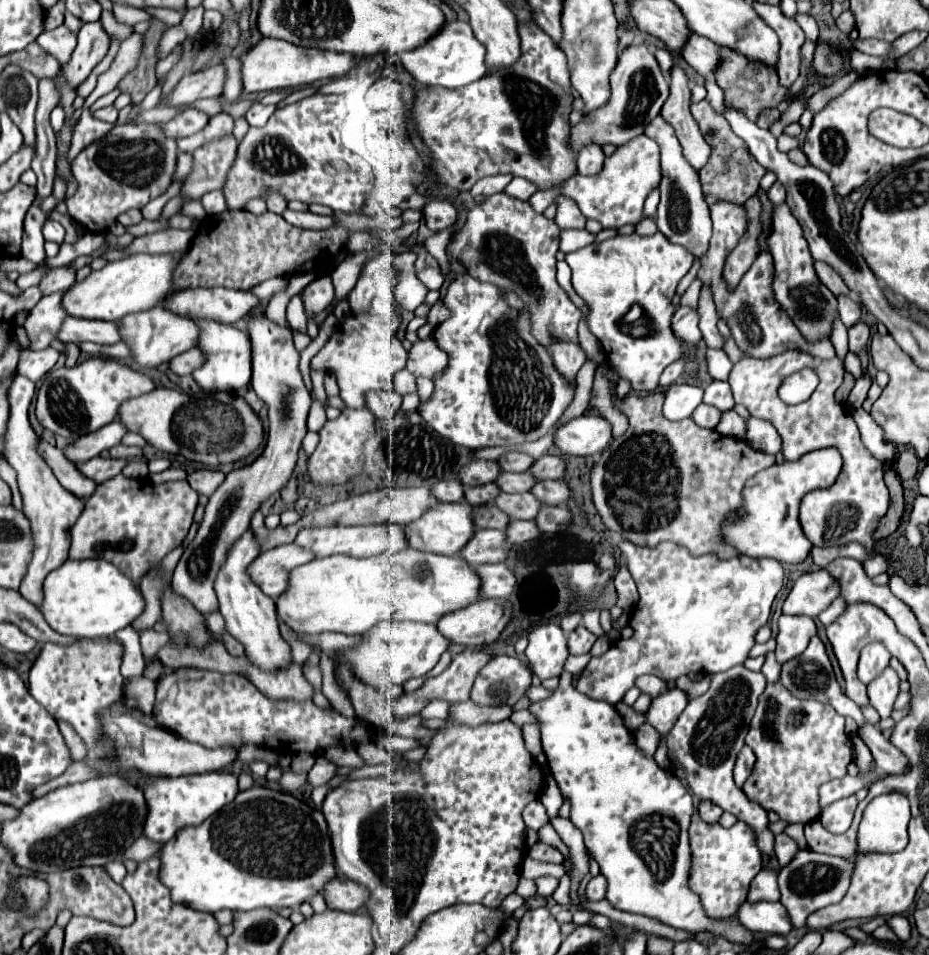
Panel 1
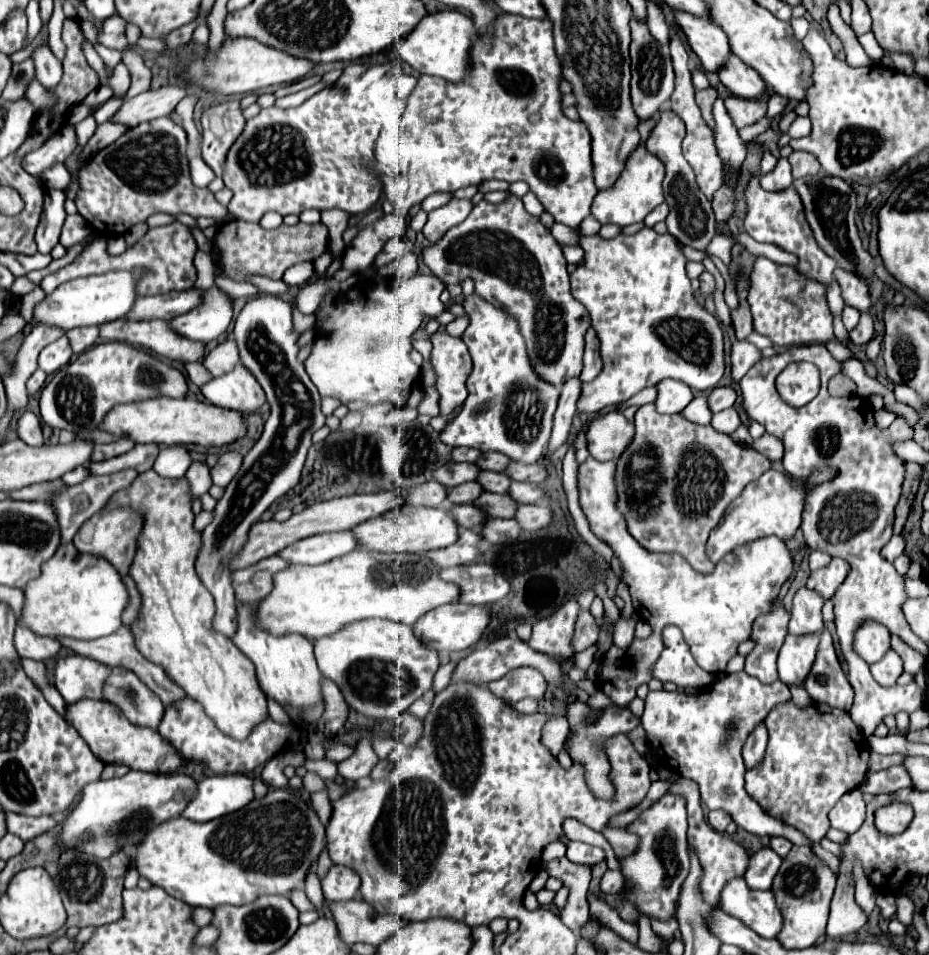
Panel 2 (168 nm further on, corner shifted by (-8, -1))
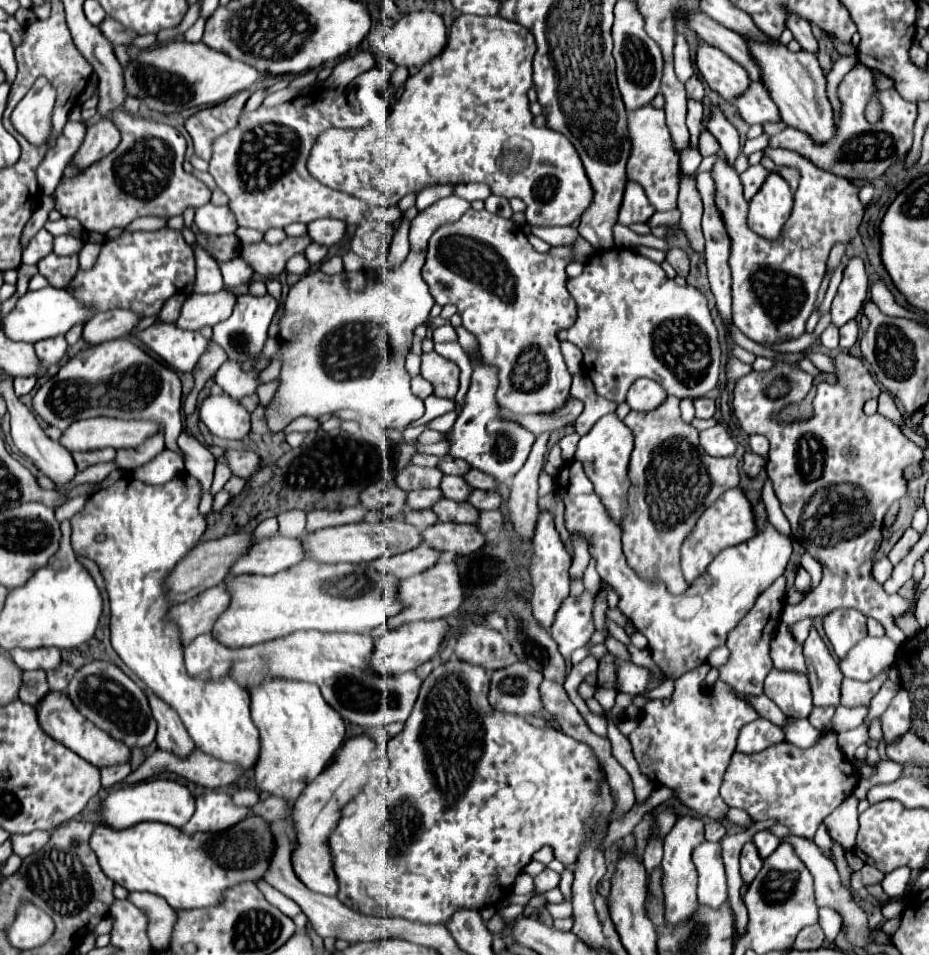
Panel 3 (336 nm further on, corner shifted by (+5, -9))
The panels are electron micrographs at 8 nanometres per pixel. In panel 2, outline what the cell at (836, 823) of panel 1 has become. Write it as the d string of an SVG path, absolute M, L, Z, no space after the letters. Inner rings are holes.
M854 789L854 791L848 791L830 811L830 825L850 835L858 831L858 827L864 821L864 815L866 815L866 805L864 805L862 793Z

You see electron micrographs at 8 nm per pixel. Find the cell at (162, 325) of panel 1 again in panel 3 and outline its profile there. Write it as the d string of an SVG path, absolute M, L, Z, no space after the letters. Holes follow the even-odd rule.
M221 289L209 295L189 295L181 309L177 327L191 331L199 331L203 325L213 327L231 315L235 301L237 297L229 289Z

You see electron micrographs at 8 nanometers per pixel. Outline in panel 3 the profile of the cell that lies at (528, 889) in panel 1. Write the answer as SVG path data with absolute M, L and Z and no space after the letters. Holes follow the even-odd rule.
M563 902L559 904L547 903L546 909L554 919L566 918L572 915L572 905L570 902Z

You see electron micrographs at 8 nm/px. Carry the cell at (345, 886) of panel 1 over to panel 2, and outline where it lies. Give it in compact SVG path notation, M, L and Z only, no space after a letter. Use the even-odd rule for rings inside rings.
M332 865L328 875L322 879L322 891L326 901L350 901L360 889L360 877L348 867Z

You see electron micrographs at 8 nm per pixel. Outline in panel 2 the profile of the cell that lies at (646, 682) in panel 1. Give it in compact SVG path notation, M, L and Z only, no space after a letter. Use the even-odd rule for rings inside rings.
M746 671L730 673L724 681L716 681L702 689L696 697L680 691L650 691L642 725L646 729L648 745L658 753L660 763L672 767L682 777L692 779L700 787L702 803L708 809L724 809L732 815L738 827L758 837L786 837L794 845L808 845L810 841L794 827L768 815L744 789L742 747L748 735L760 725L768 711L790 699L790 691L782 681L764 685Z

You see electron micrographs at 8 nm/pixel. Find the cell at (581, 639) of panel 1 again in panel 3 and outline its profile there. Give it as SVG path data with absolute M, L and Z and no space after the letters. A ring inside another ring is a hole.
M583 591L581 595L569 595L557 609L551 625L551 637L557 641L565 659L571 659L571 653L591 639L595 631L593 603L593 595Z

